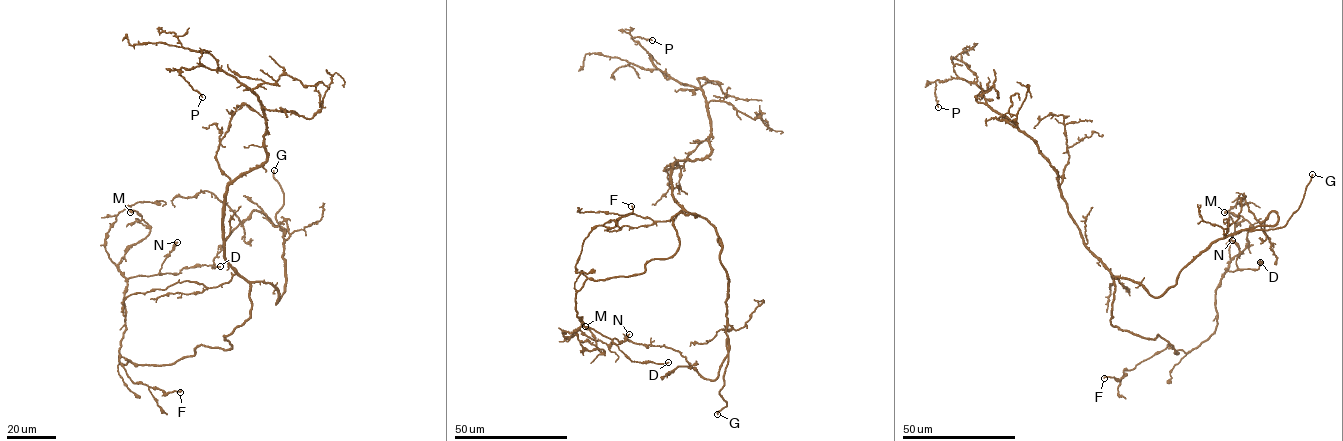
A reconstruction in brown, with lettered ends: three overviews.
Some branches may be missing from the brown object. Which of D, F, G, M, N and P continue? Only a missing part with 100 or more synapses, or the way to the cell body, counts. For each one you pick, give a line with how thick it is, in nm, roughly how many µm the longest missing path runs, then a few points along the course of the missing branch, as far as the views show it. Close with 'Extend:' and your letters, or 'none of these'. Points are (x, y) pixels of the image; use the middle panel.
G: calibre 280 nm; missing 4 µm
Extend: G

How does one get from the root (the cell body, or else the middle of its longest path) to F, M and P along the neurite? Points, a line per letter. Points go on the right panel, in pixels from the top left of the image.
F: (1112, 302), (1113, 326), (1146, 338), (1158, 334), (1179, 353), (1168, 345), (1125, 370), (1119, 379), (1104, 378)
M: (1112, 302), (1113, 326), (1158, 334), (1175, 353), (1205, 341), (1215, 289), (1248, 243), (1250, 223), (1224, 212)
P: (1112, 302), (1113, 275), (1085, 245), (1057, 171), (1038, 144), (994, 111), (974, 82), (937, 80), (938, 107)

